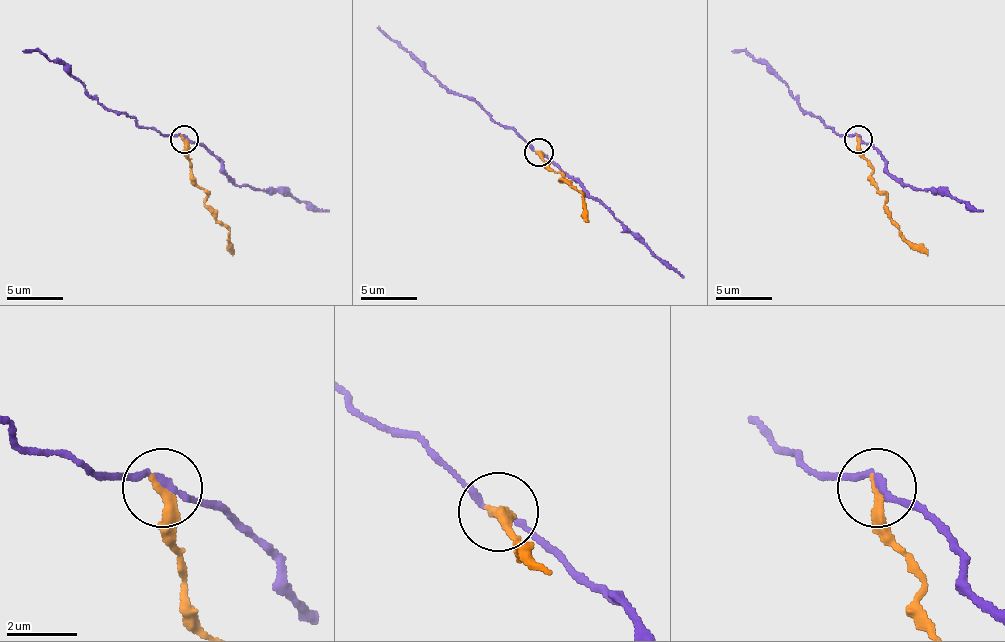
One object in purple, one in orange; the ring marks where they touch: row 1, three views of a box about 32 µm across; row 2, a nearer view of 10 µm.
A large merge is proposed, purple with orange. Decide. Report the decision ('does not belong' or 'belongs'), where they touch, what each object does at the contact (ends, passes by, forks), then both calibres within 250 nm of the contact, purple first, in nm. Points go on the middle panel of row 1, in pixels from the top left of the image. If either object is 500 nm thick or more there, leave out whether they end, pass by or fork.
does not belong; place (539, 152); purple passes by; orange ends; calibres 180 and 300 nm

